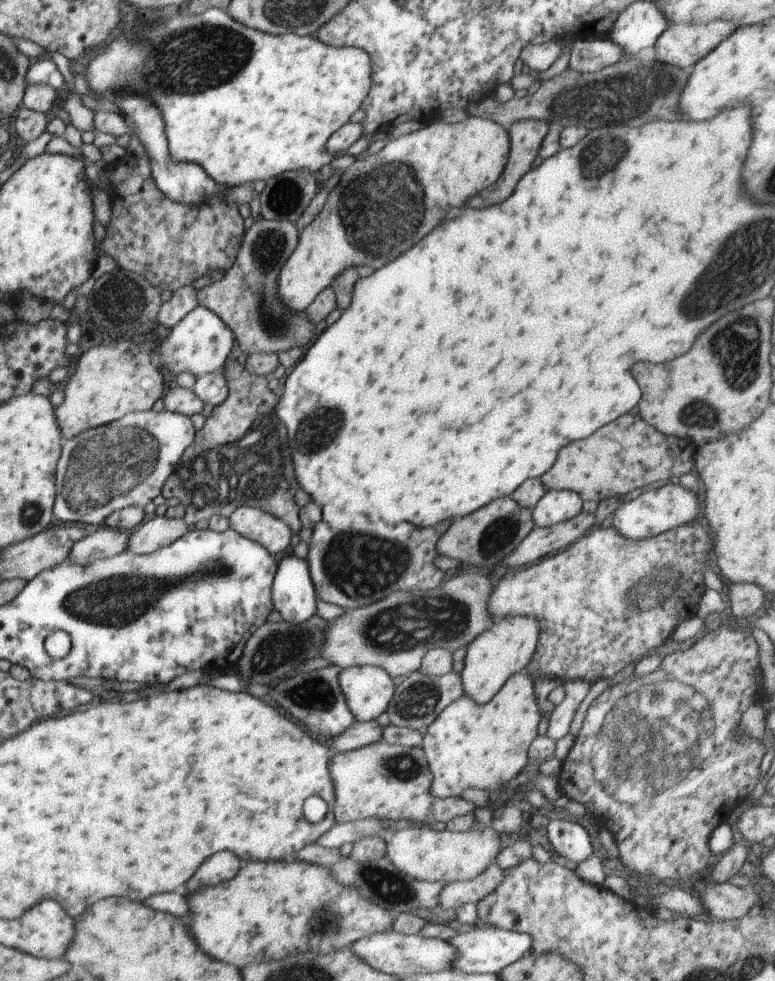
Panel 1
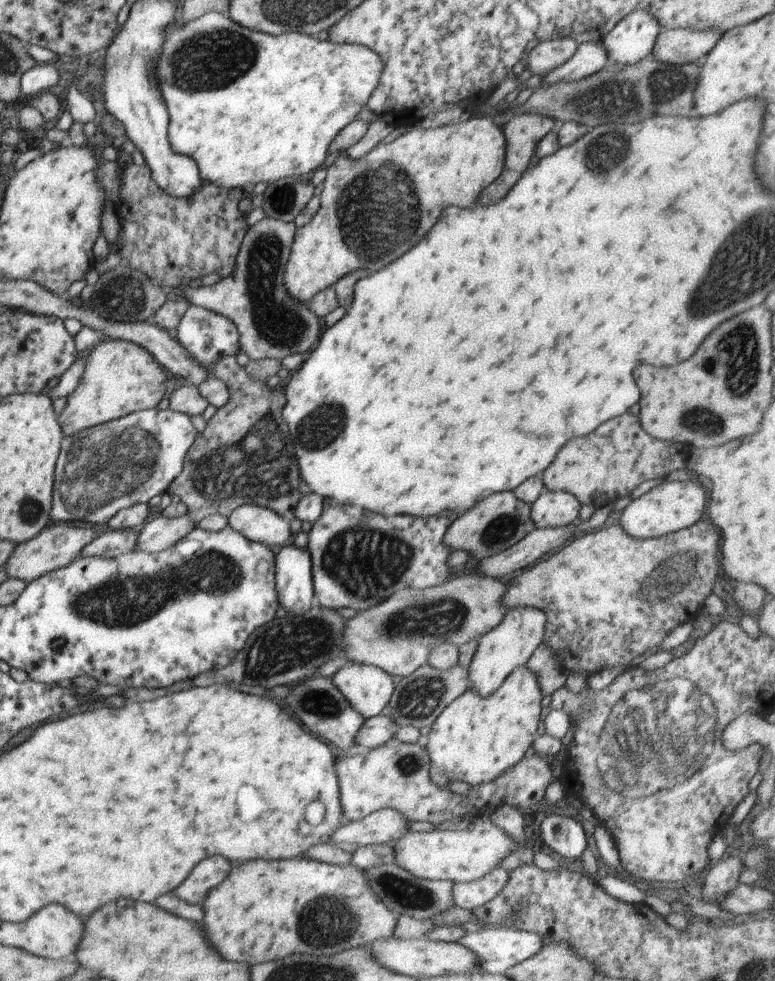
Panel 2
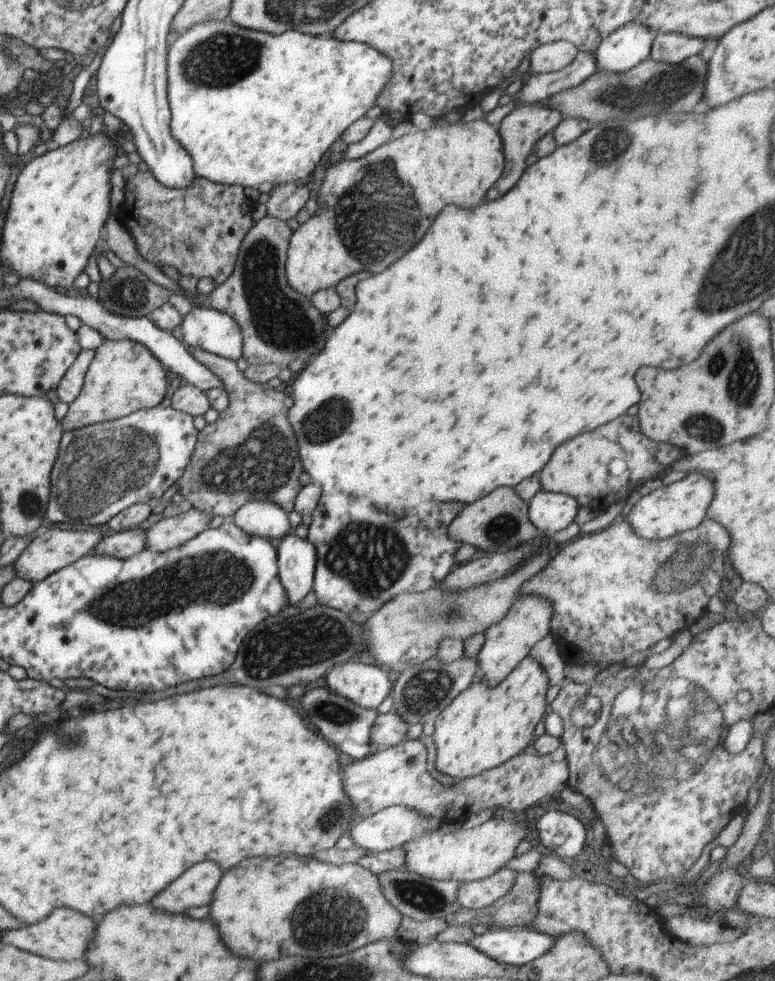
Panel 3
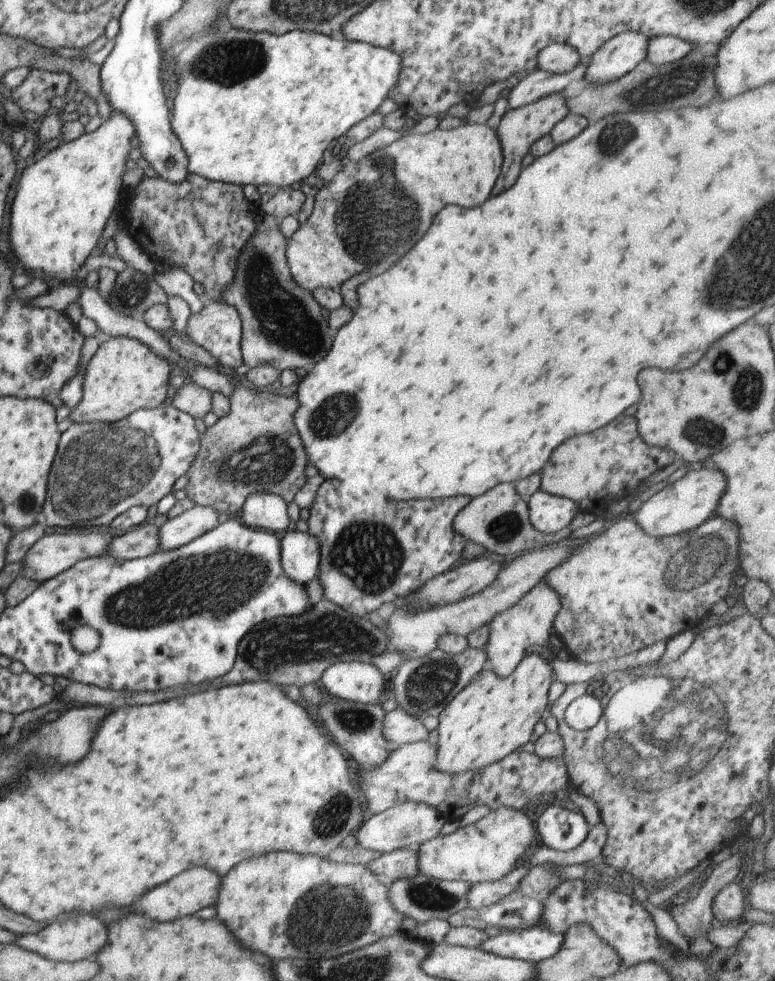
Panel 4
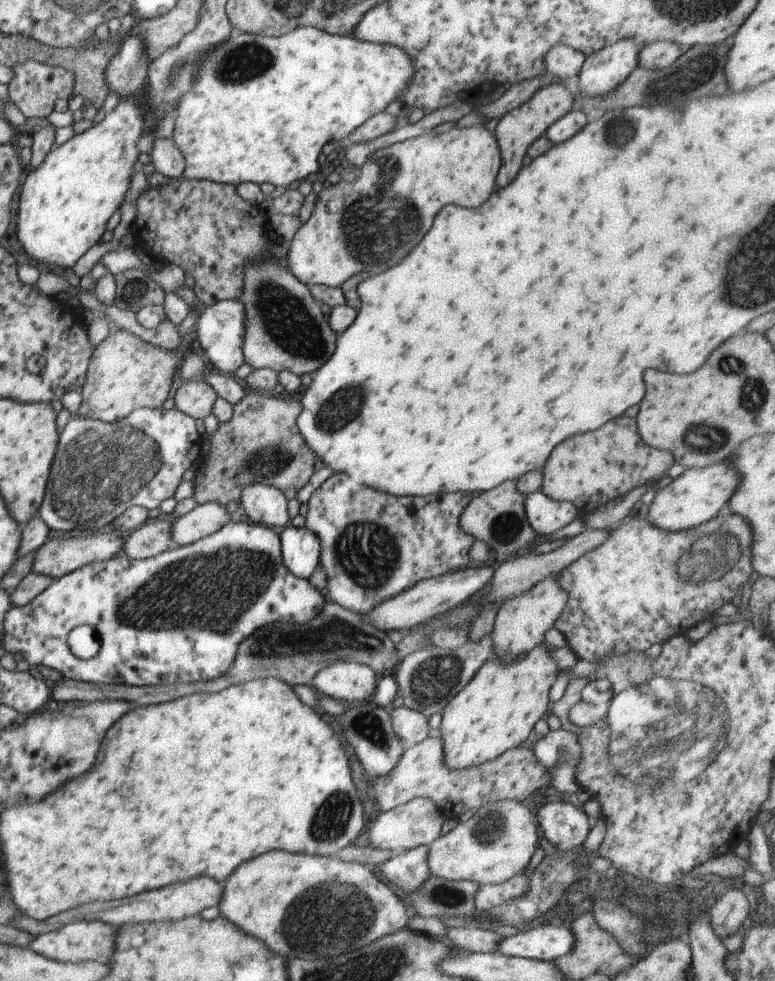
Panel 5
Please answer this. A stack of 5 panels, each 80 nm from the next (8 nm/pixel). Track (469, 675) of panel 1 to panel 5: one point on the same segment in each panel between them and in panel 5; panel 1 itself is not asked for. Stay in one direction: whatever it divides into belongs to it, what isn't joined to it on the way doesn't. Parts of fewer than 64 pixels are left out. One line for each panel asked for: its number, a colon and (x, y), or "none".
2: (510, 644)
3: (509, 641)
4: (528, 623)
5: (521, 622)

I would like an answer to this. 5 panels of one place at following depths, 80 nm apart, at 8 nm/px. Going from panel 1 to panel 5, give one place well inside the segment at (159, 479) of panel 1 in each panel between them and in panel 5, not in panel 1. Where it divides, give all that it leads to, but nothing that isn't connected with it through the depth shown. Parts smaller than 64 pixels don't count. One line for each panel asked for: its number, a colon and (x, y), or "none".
2: (103, 469)
3: (102, 469)
4: (101, 470)
5: (99, 469)

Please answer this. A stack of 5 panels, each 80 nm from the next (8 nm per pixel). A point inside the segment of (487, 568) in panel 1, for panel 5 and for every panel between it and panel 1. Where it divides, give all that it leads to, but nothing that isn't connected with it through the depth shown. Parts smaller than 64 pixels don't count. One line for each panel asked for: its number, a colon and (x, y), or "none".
2: (498, 522)
3: (498, 522)
4: (498, 520)
5: (497, 517)

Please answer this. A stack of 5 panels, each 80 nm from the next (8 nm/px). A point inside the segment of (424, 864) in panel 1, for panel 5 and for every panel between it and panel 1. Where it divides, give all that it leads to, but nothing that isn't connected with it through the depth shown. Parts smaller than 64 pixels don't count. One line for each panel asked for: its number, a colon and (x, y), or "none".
2: (460, 856)
3: (464, 856)
4: (485, 851)
5: (494, 845)

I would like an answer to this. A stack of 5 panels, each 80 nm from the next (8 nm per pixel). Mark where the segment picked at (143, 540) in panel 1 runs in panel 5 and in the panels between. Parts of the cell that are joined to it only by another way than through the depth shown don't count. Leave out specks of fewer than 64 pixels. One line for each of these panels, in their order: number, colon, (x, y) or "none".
2: (163, 532)
3: (168, 533)
4: (176, 532)
5: (207, 518)

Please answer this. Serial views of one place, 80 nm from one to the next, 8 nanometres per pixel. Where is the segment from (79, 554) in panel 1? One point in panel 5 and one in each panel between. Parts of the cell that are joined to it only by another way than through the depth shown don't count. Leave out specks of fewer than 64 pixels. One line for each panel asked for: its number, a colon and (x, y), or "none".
2: (111, 544)
3: (125, 544)
4: (138, 542)
5: (154, 537)

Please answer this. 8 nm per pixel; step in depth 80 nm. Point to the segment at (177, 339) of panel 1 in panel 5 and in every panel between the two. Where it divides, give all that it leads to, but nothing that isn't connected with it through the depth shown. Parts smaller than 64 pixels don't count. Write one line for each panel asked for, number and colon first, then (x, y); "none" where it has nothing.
2: (208, 336)
3: (207, 329)
4: (217, 328)
5: (220, 328)

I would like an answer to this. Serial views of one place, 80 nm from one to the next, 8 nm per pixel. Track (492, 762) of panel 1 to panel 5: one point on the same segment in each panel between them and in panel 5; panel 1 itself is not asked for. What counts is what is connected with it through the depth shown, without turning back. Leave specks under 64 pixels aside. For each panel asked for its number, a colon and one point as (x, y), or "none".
2: (476, 738)
3: (483, 728)
4: (492, 717)
5: (496, 711)

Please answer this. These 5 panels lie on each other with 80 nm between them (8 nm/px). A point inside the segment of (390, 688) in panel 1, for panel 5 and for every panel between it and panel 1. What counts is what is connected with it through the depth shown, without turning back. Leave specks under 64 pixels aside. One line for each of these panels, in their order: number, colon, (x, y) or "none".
2: (368, 689)
3: (367, 686)
4: (361, 682)
5: (348, 682)

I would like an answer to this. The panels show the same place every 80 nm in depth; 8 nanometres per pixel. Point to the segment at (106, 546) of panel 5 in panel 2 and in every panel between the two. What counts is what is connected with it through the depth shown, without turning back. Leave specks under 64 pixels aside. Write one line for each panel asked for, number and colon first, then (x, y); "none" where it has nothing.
2: (54, 547)
3: (51, 550)
4: (53, 554)

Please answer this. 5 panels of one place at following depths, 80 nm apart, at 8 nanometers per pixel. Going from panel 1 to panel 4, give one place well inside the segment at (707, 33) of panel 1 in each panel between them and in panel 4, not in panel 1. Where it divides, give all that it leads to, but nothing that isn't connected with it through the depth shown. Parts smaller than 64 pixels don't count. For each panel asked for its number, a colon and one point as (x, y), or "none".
2: (679, 46)
3: (671, 47)
4: (663, 50)

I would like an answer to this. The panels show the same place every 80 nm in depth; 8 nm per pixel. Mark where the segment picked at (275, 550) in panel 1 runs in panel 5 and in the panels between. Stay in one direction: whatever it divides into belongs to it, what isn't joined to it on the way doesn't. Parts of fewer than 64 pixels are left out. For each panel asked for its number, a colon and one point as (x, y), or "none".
2: (258, 523)
3: (260, 518)
4: (263, 511)
5: (264, 504)

